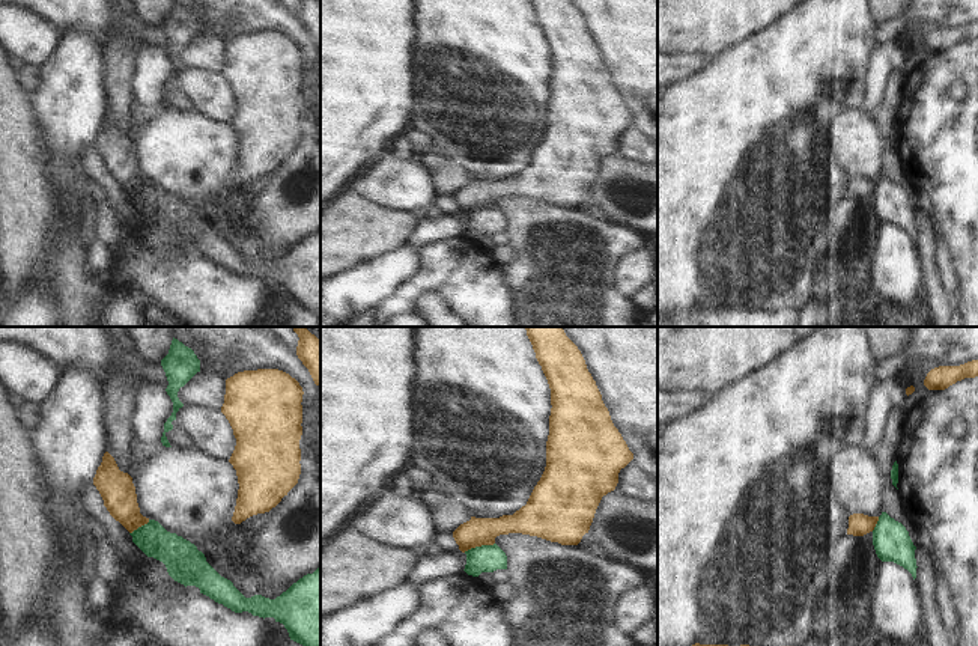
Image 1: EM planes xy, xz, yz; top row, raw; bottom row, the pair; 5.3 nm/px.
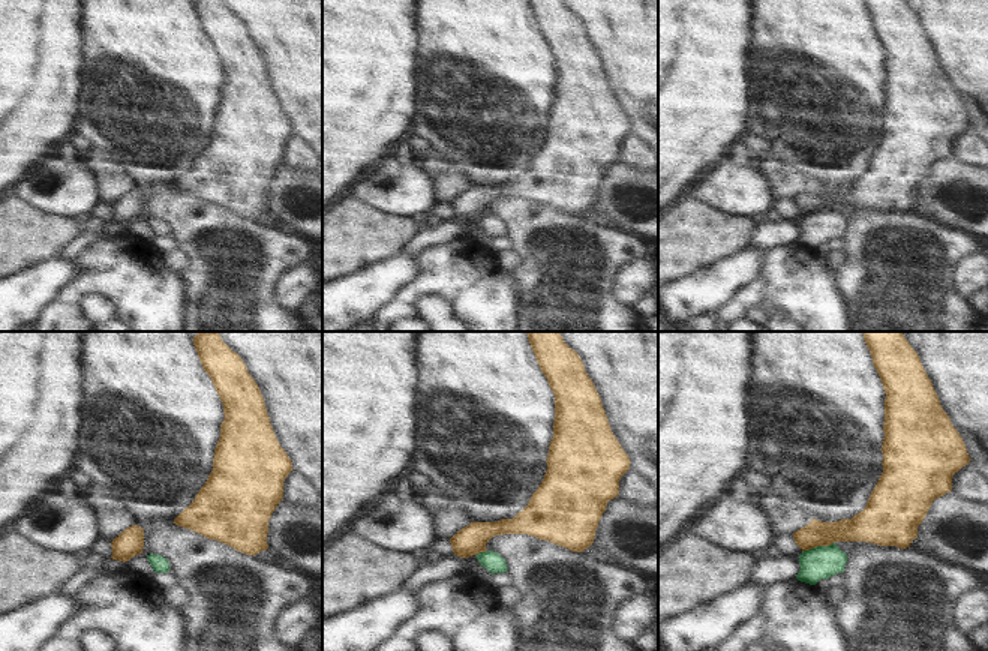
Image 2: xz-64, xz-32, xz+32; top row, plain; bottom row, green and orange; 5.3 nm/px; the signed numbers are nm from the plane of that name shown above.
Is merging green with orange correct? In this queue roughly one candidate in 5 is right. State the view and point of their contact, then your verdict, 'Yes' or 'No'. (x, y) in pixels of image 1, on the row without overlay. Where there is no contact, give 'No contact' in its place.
Touches green at xz (479, 210). No.

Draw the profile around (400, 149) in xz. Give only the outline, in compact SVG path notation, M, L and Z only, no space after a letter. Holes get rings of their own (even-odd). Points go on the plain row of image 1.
M400 136L397 137L390 146L388 151L397 158L397 160L409 160L412 163L420 163L420 155L414 154L411 151L411 146L408 143L408 140Z

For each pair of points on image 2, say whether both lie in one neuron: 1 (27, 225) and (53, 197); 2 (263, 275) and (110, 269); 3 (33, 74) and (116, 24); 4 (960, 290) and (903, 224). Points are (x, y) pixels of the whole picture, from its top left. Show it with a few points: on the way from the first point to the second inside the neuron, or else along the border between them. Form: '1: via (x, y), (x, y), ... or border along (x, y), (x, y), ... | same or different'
1: border along (15, 195), (39, 209), (71, 218) | different
2: border along (177, 273), (183, 285), (183, 308) | different
3: border along (81, 15), (81, 68), (78, 80) | different
4: border along (972, 252), (952, 275), (952, 294), (961, 300) | different

